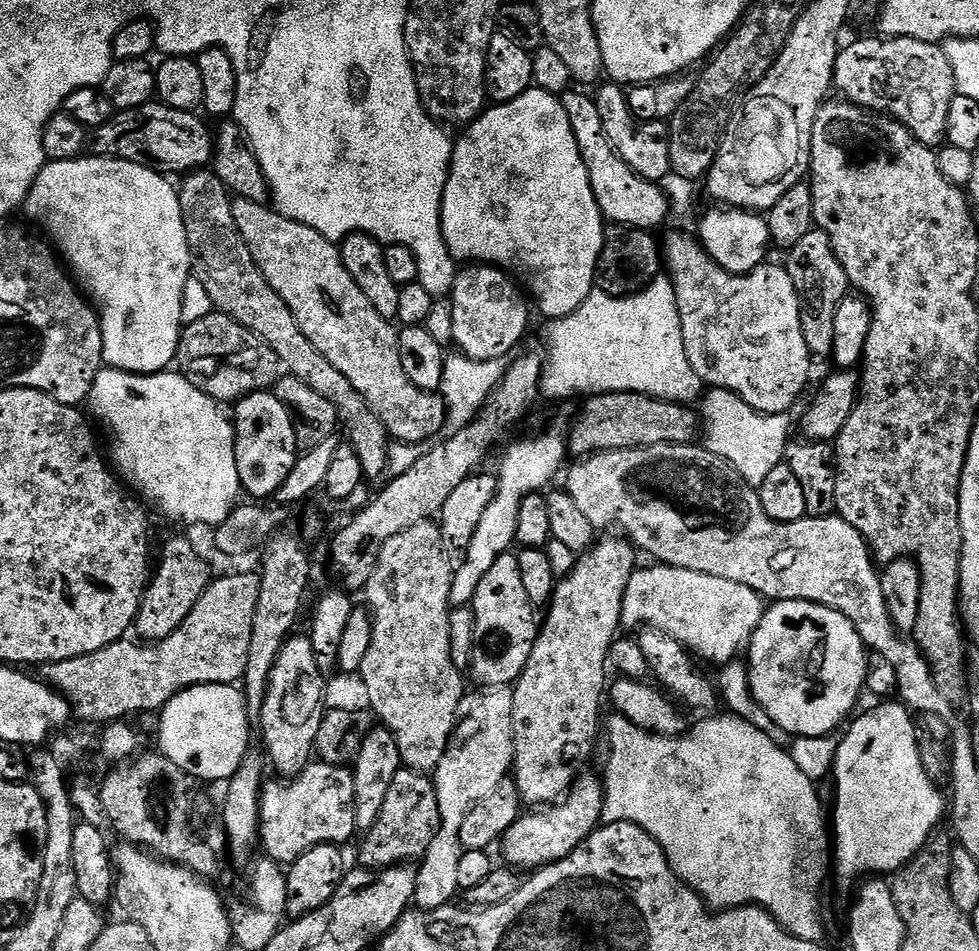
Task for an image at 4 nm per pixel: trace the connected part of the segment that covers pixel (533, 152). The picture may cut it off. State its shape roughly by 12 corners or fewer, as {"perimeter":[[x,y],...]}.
{"perimeter":[[559,97],[452,149],[457,262],[522,273],[548,320],[594,291],[606,221]]}

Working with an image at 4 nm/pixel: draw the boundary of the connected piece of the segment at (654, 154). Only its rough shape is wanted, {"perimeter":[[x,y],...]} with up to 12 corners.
{"perimeter":[[619,83],[594,92],[602,130],[634,175],[673,175],[668,124],[639,124]]}

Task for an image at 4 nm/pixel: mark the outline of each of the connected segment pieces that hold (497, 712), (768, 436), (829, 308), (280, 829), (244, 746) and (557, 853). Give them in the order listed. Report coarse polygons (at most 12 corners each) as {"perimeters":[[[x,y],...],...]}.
{"perimeters":[[[511,685],[467,693],[432,773],[417,909],[451,903],[463,819],[511,773]],[[725,388],[700,409],[703,447],[758,490],[783,463],[787,413]],[[819,230],[791,248],[802,338],[831,357],[836,311],[850,292],[830,238]],[[313,762],[260,794],[260,843],[291,866],[357,835],[354,771]],[[235,683],[160,709],[159,751],[193,781],[228,780],[254,720]],[[599,775],[525,811],[502,849],[513,869],[566,858],[598,827]]]}

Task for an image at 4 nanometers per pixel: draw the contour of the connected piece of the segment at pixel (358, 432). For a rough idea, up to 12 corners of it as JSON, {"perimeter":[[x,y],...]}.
{"perimeter":[[211,170],[179,185],[191,275],[318,390],[369,481],[390,437],[258,270]]}

